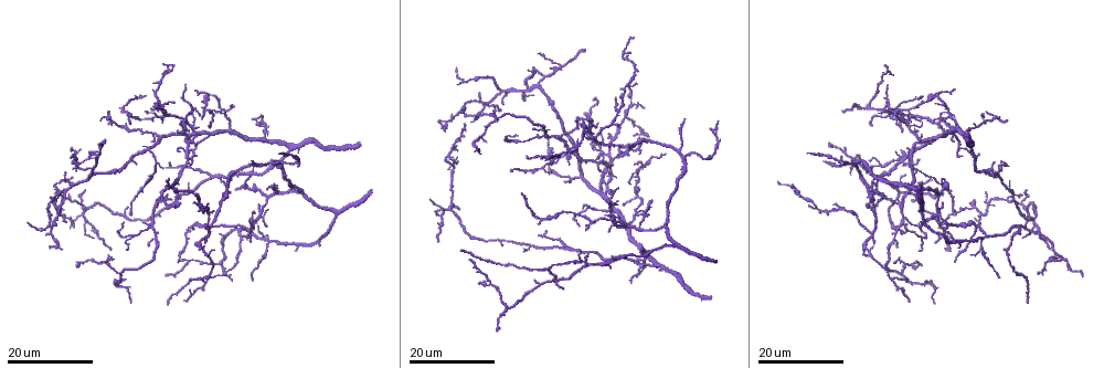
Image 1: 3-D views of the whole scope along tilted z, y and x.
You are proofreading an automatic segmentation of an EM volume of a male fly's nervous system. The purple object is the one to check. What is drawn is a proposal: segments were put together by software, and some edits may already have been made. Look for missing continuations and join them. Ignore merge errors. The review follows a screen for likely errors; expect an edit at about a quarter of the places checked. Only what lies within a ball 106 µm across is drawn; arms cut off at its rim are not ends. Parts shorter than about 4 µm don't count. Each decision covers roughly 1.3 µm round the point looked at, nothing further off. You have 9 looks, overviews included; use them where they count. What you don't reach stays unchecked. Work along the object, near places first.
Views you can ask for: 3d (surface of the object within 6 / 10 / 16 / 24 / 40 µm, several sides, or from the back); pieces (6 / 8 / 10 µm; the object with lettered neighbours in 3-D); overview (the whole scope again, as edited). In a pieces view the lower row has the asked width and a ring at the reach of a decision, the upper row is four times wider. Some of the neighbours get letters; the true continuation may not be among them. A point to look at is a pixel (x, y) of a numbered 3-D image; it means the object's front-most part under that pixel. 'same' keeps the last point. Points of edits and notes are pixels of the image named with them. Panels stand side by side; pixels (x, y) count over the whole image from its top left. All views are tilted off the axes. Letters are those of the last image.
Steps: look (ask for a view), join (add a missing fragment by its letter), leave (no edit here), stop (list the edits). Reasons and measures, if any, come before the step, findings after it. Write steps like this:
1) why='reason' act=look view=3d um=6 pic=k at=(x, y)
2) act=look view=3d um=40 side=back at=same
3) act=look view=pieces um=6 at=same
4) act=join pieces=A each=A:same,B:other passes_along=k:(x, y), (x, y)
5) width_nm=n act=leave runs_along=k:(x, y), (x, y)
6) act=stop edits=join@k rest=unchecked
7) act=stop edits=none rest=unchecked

why='an open end' act=look view=3d um=16 pic=1 at=(188, 130)

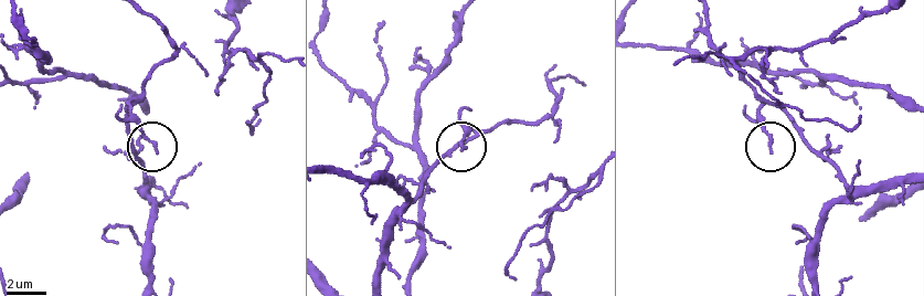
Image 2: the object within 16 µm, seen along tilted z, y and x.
why='what lies round it' act=look view=pieces um=10 pic=2 at=(156, 147)

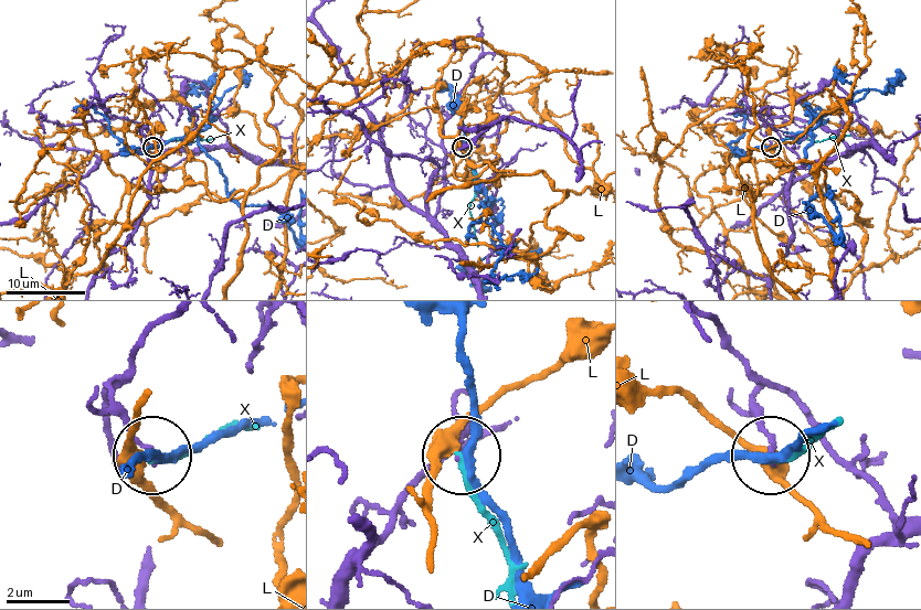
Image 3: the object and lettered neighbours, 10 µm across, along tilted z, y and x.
act=leave each=D:other,L:other,X:other found='no lettered fragment goes on from it'

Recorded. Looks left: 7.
why='thin end' act=look view=3d um=16 pic=1 at=(196, 91)

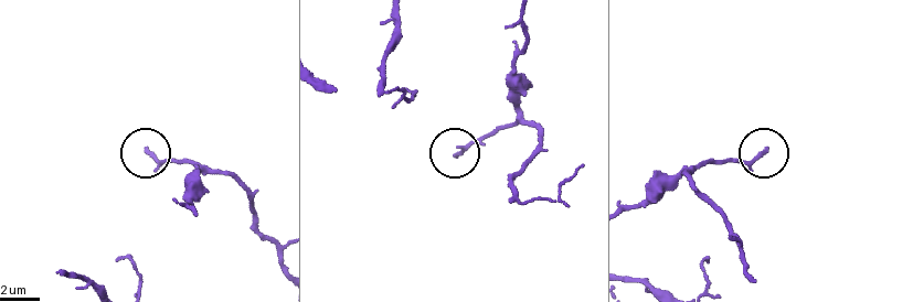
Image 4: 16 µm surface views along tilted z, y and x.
act=look view=pieces um=10 pic=4 at=(766, 151)

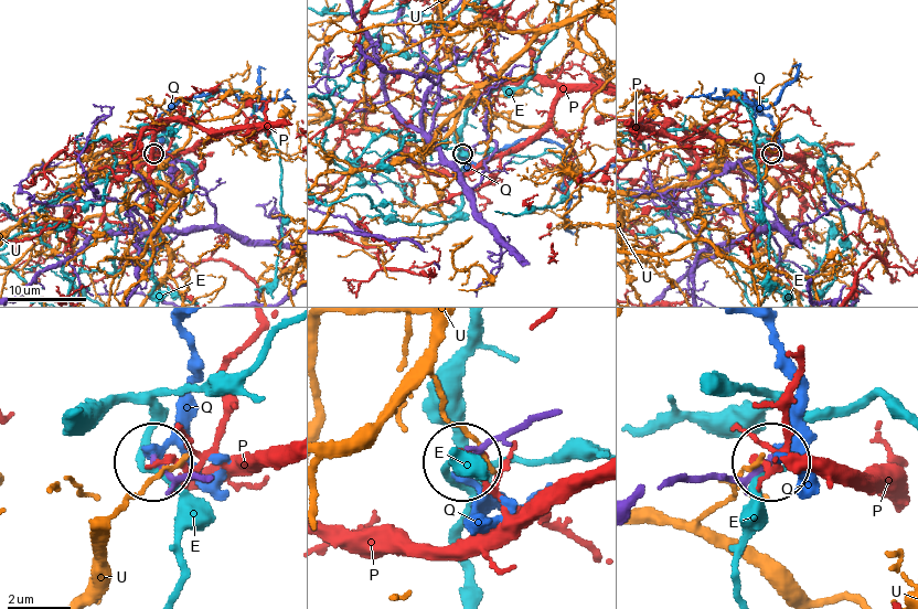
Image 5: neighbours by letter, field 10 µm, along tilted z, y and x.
act=leave each=E:other,P:other,Q:other,U:other found='none of them fits'

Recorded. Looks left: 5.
why='free end' act=look view=3d um=16 pic=1 at=(994, 164)

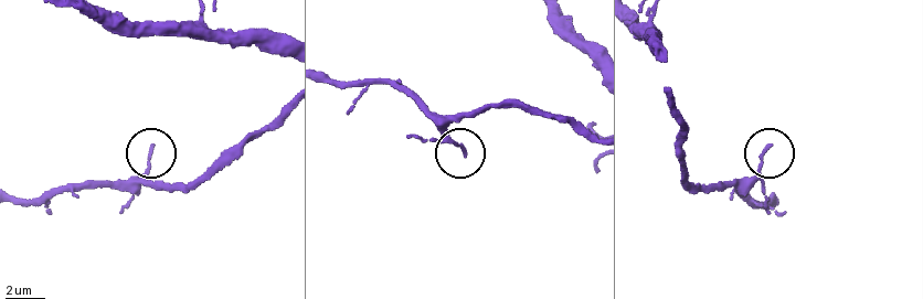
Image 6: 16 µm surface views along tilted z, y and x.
act=look view=pieces um=6 pic=6 at=(769, 144)

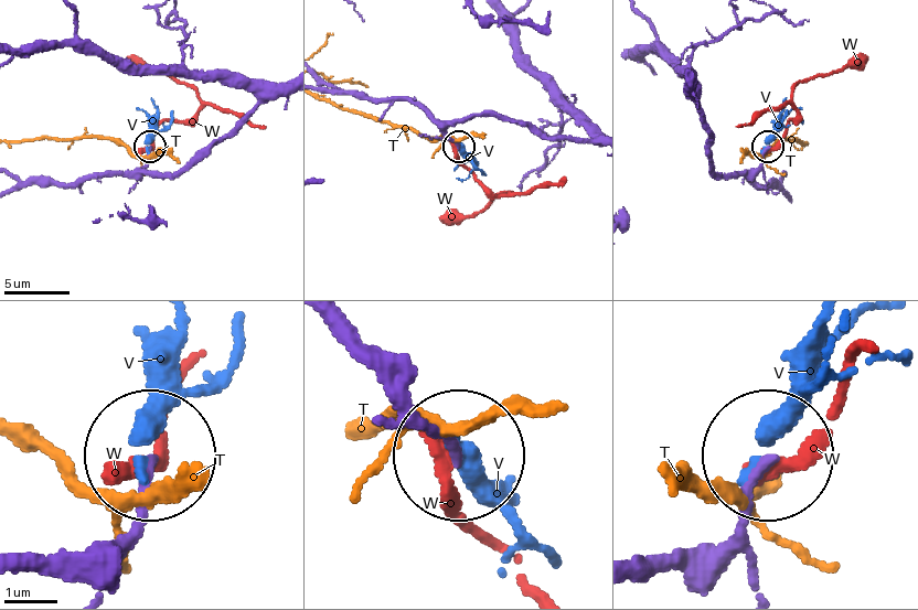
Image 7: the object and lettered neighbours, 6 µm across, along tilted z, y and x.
width_nm=160 act=leave each=T:other,V:other,W:other runs_along=7:(124, 552), (152, 464) found='none of them fits'

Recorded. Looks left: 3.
why='branch stops here' act=look view=3d um=16 pic=1 at=(651, 202)

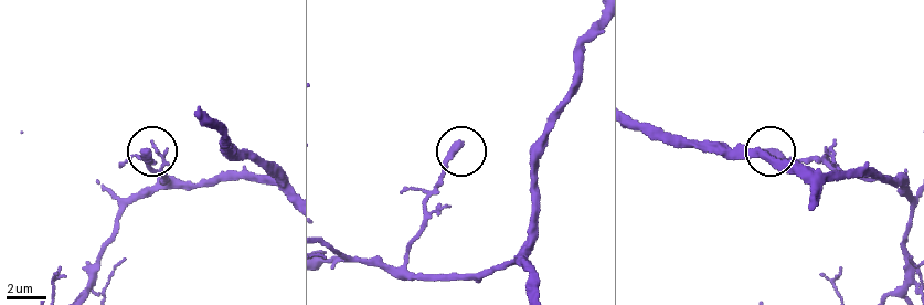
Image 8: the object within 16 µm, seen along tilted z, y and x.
act=look view=pieces um=6 pic=8 at=(459, 142)

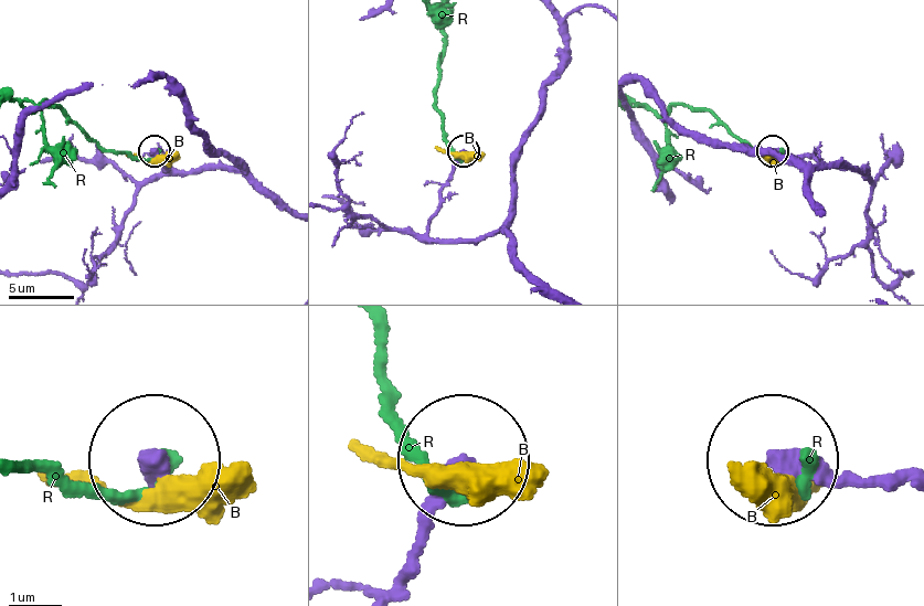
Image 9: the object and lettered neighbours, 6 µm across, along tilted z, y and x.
act=leave each=B:other,R:other found='none of them fits'

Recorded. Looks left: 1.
act=stop edits=none rest=unchecked

